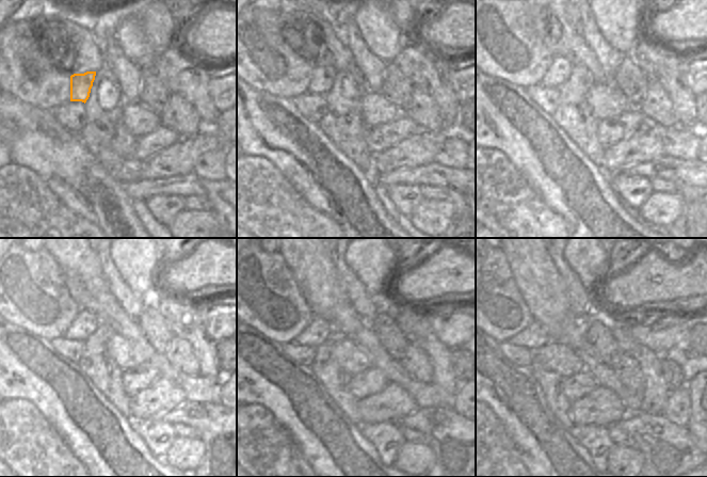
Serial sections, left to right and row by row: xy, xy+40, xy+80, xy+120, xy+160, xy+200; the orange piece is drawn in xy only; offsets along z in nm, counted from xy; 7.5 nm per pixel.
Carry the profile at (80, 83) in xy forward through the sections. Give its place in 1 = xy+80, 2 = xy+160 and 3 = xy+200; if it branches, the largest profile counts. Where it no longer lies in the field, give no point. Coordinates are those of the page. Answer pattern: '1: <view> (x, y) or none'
1: xy+80 (560, 69)
2: xy+160 (307, 335)
3: xy+200 (569, 323)

